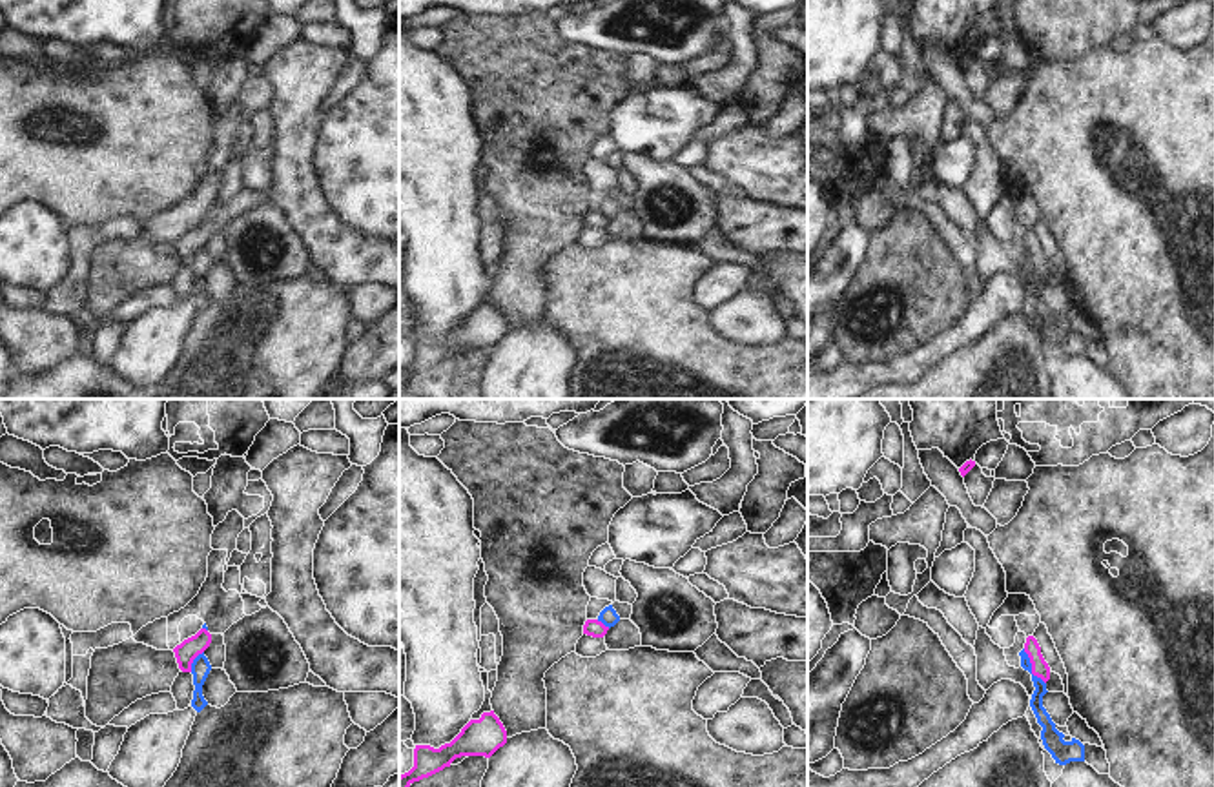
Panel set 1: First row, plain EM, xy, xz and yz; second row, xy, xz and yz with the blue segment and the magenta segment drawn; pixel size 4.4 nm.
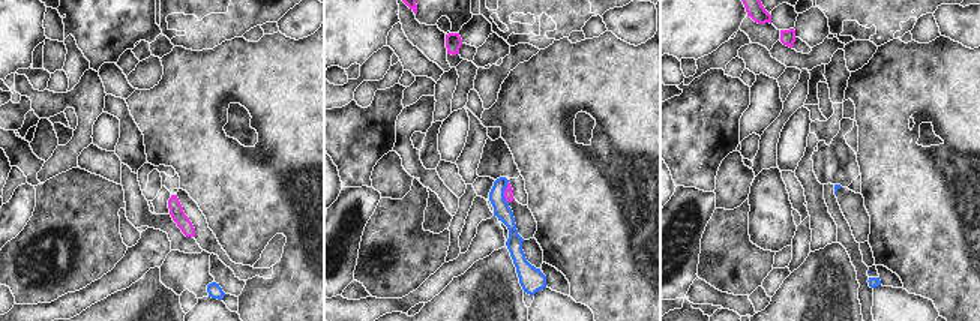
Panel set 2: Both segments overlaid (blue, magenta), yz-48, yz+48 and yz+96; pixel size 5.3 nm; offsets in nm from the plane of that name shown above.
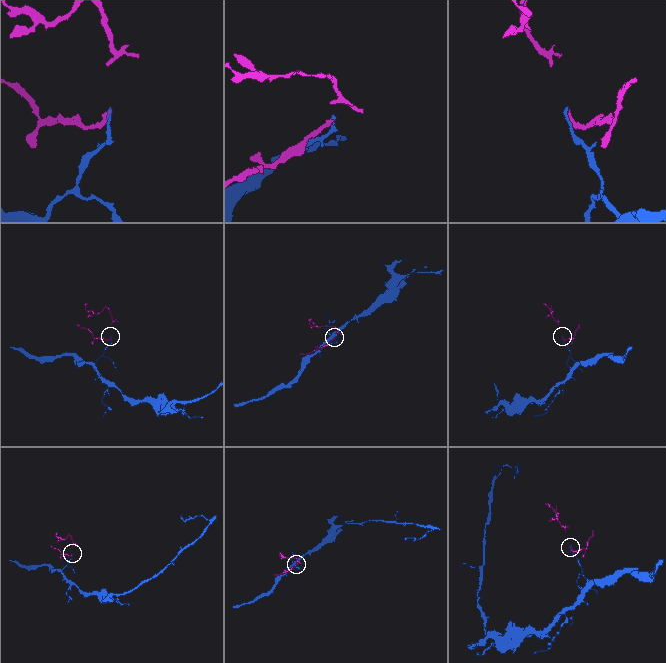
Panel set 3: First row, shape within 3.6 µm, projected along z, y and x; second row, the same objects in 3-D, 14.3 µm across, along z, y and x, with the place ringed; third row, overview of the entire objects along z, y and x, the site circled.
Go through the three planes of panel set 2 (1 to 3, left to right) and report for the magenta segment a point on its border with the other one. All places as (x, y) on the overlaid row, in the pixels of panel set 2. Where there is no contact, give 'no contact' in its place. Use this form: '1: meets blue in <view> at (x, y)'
1: no contact
2: meets blue in yz+48 at (503, 192)
3: no contact

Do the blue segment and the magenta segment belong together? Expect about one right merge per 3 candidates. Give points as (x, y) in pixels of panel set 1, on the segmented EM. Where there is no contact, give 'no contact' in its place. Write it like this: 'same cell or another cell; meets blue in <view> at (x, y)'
another cell; meets blue in yz at (1030, 667)

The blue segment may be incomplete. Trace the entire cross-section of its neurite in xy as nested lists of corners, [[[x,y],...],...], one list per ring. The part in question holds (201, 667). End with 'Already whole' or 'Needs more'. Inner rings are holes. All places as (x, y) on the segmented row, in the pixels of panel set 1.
[[[204,652],[199,654],[191,663],[191,674],[193,674],[193,685],[195,685],[191,707],[197,712],[201,712],[208,705],[208,701],[202,696],[202,685],[210,674],[210,670],[211,670],[211,665],[210,665],[208,658],[204,656]]]. Already whole.

